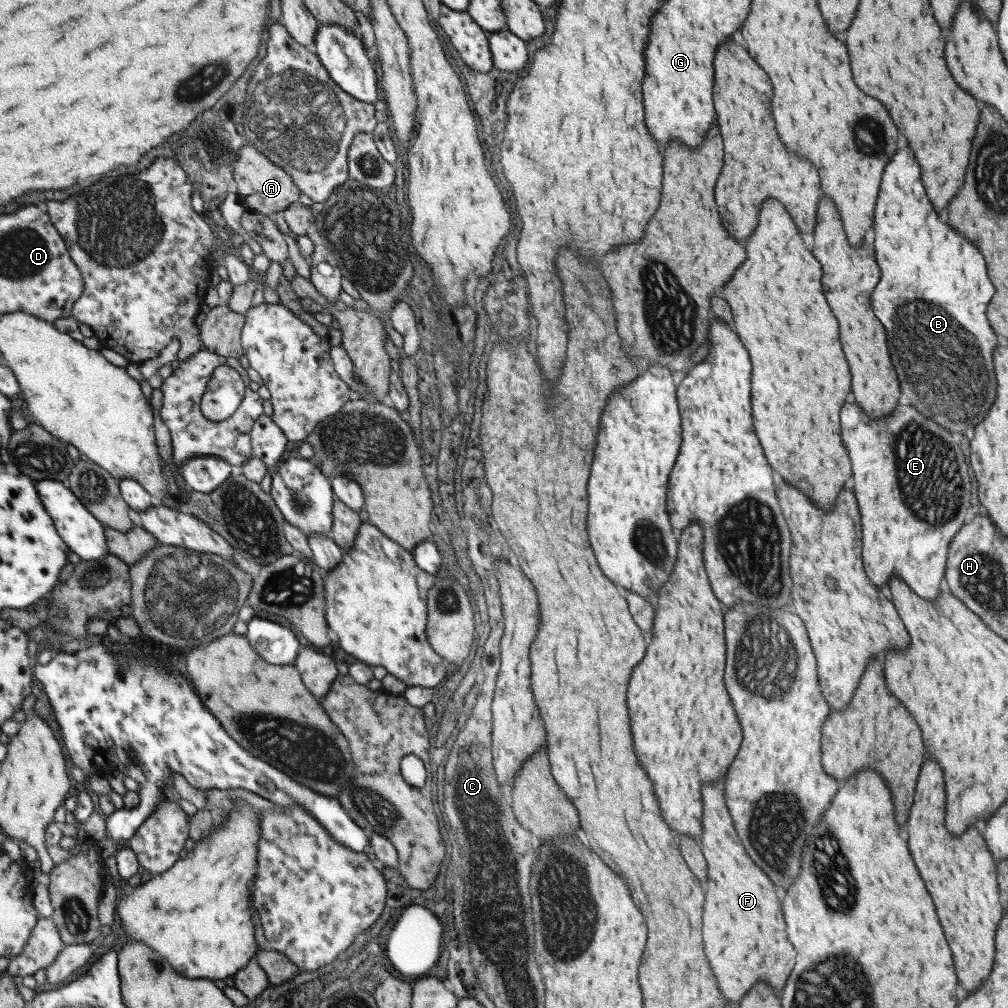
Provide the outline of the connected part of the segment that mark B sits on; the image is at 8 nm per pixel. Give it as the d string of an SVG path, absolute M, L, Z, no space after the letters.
M901 148L893 154L893 158L887 162L883 176L881 176L881 186L879 186L879 196L874 204L875 214L873 214L873 230L875 230L872 246L874 250L874 259L878 269L880 270L881 278L873 287L870 294L870 305L873 308L873 314L877 316L877 320L883 324L885 328L885 336L887 336L888 353L891 364L895 368L896 379L898 380L899 388L903 392L903 396L909 400L909 404L913 408L917 408L919 414L923 414L925 418L931 418L939 424L941 416L947 416L947 420L953 424L953 428L949 428L949 424L941 422L941 426L945 426L949 432L957 428L961 428L961 432L973 432L973 426L977 422L981 422L985 418L985 410L989 410L993 398L995 398L995 374L993 374L993 364L991 364L991 354L993 348L997 346L997 336L993 334L993 330L989 328L987 322L986 306L994 295L993 283L985 274L985 262L981 258L981 254L977 252L977 248L973 248L973 244L969 244L967 240L963 240L961 236L957 236L947 224L941 224L937 218L937 212L933 212L933 207L929 204L928 196L921 186L919 180L919 166L913 160L913 154L909 148Z

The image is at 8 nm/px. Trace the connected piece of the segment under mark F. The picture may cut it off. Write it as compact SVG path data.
M713 782L701 788L702 817L701 830L697 841L704 859L707 860L707 890L703 902L703 948L709 968L713 968L713 976L717 980L717 988L725 1000L737 1002L741 996L755 984L765 982L775 986L773 992L779 992L785 984L793 968L795 952L785 936L785 924L781 918L781 908L769 878L759 870L759 867L747 856L735 829L728 808L723 802L723 782Z

